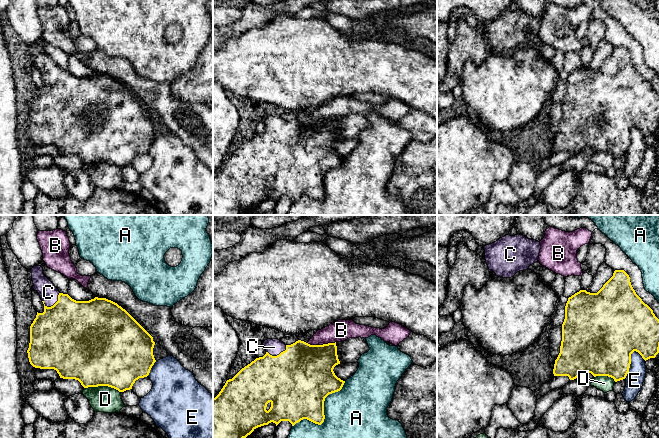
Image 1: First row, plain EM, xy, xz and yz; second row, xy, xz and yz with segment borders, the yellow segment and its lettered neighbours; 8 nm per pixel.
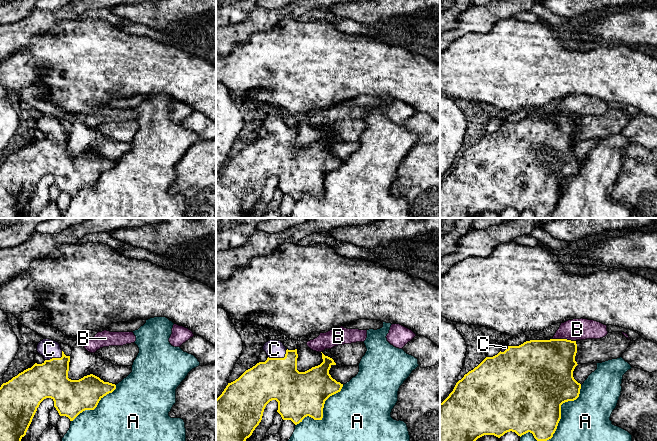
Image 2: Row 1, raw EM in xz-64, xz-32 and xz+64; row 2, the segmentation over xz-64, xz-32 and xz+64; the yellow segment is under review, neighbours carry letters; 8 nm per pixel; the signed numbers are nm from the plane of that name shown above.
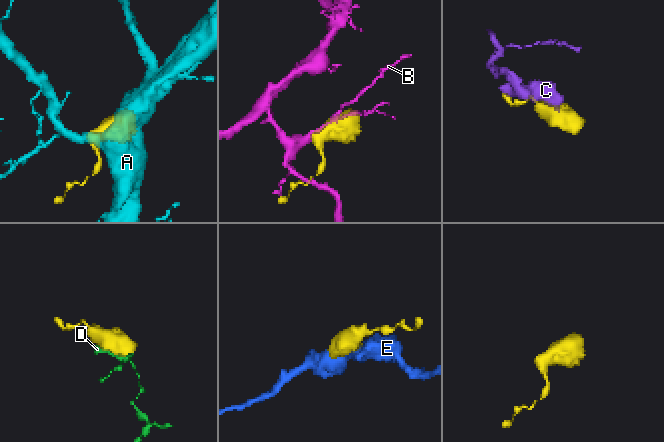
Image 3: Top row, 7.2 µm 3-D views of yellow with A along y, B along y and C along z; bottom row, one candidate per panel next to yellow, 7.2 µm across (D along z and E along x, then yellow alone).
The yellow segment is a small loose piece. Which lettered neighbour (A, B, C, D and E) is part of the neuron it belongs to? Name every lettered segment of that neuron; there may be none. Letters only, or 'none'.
C

